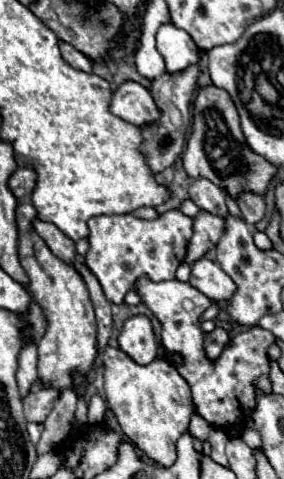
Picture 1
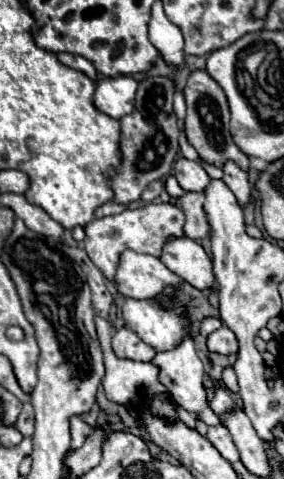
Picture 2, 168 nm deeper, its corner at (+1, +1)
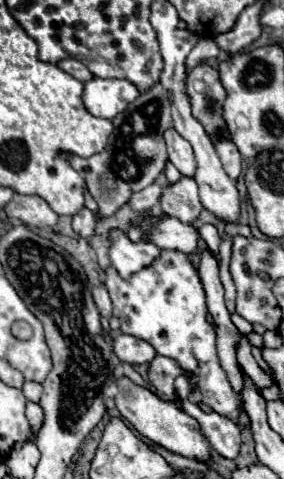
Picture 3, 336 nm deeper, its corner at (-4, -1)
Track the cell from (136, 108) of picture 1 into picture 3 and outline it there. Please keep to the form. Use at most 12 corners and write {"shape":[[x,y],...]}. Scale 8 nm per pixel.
{"shape":[[92,78],[84,106],[112,120],[140,96],[128,80]]}

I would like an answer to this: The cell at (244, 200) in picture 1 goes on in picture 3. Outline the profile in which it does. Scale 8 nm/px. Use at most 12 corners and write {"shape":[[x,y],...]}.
{"shape":[[214,142],[226,174],[238,180],[242,156],[234,142]]}

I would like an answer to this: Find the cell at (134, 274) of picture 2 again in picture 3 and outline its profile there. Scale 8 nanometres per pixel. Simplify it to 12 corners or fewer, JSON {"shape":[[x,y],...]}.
{"shape":[[112,232],[110,260],[124,280],[152,266],[160,248]]}

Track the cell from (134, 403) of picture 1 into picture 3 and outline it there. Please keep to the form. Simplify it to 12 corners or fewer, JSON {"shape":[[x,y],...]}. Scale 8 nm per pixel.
{"shape":[[94,288],[94,302],[104,318],[112,316],[106,288]]}

